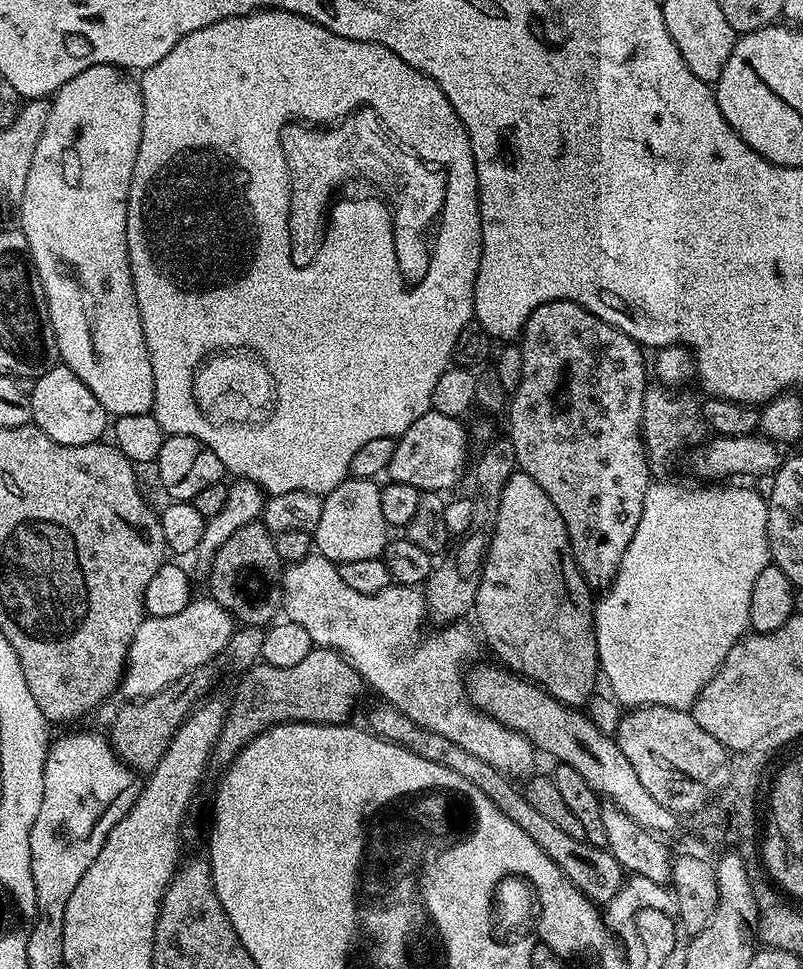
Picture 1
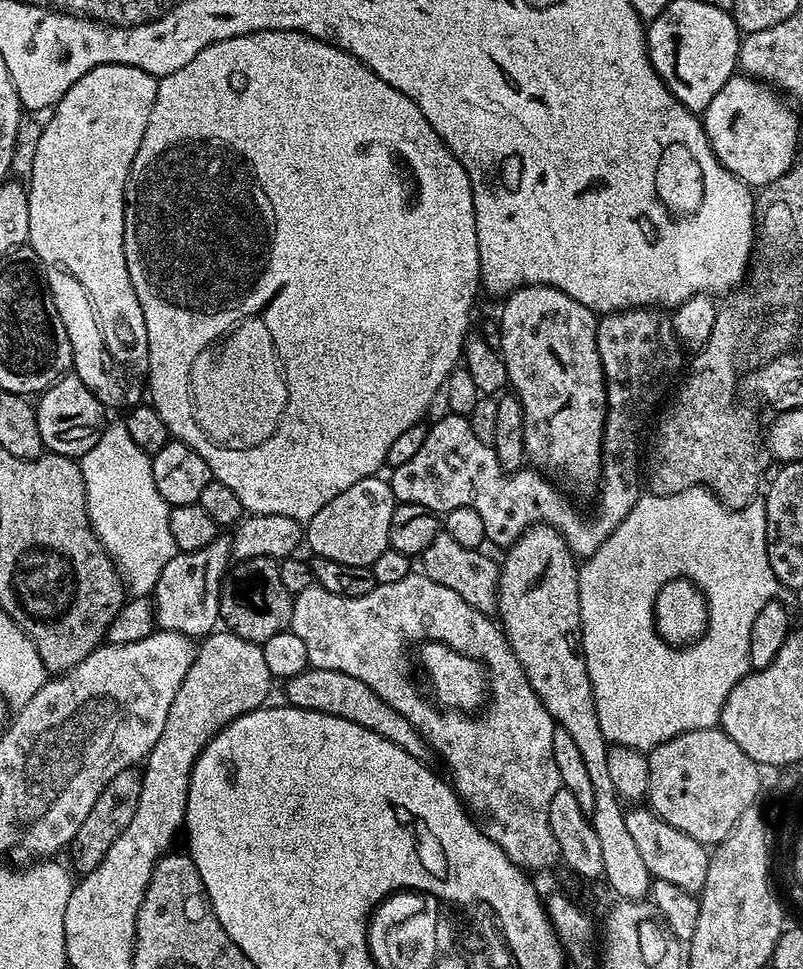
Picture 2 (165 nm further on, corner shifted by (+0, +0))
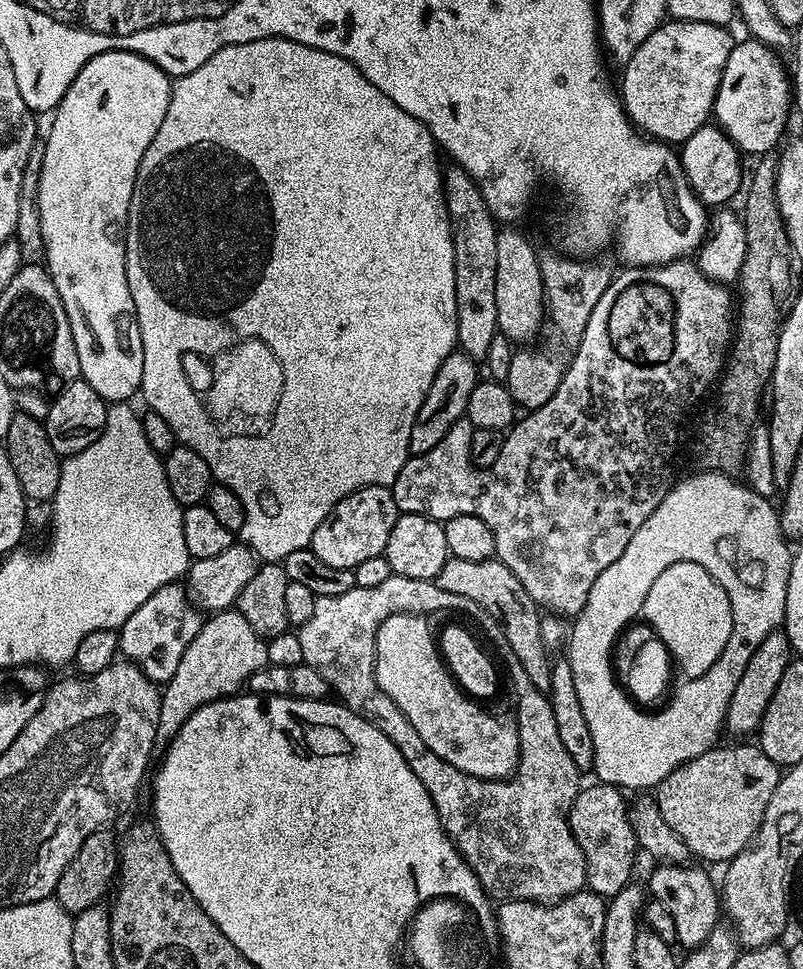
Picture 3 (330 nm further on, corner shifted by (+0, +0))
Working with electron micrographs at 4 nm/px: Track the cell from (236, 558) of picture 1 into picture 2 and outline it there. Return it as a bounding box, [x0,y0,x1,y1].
[220,558,293,646]

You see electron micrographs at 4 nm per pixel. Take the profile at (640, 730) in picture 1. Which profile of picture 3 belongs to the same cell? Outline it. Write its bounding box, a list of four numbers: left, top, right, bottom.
[654,742,782,862]

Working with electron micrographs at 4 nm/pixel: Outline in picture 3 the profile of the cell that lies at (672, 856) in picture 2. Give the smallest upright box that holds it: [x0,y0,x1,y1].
[646,864,722,950]

